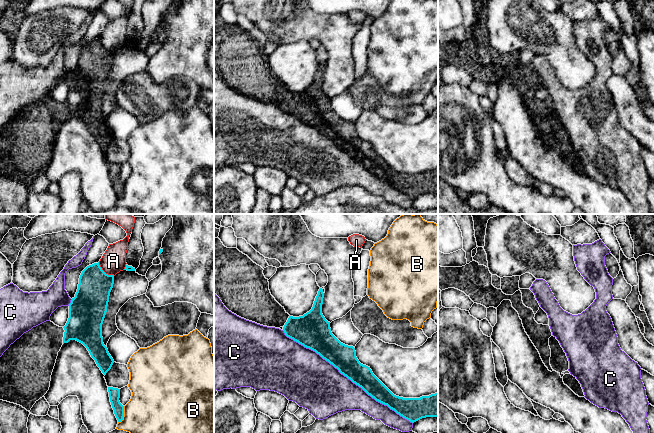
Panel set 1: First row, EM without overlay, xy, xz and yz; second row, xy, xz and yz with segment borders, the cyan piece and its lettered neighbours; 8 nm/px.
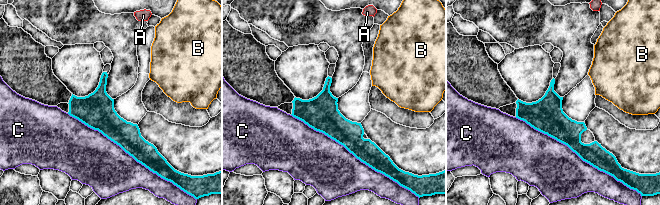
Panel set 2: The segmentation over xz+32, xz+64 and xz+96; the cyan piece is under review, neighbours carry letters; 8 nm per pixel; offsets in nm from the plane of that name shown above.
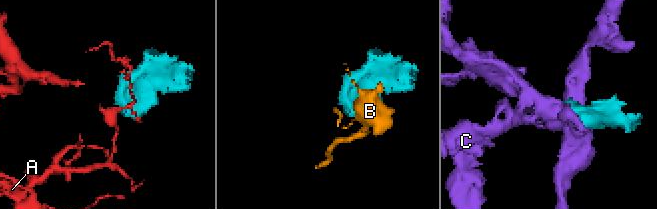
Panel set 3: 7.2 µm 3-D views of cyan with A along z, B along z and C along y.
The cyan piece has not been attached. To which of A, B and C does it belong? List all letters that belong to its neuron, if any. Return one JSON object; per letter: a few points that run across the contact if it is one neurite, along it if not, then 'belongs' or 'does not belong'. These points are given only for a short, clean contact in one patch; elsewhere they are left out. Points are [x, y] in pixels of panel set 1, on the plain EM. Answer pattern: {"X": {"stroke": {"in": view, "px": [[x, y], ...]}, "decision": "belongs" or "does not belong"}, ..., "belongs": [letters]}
{"A": {"stroke": {"in": "xy", "px": [[98, 38], [99, 42], [106, 49], [114, 51]]}, "decision": "does not belong"}, "B": {"decision": "does not belong"}, "C": {"decision": "does not belong"}, "belongs": []}

